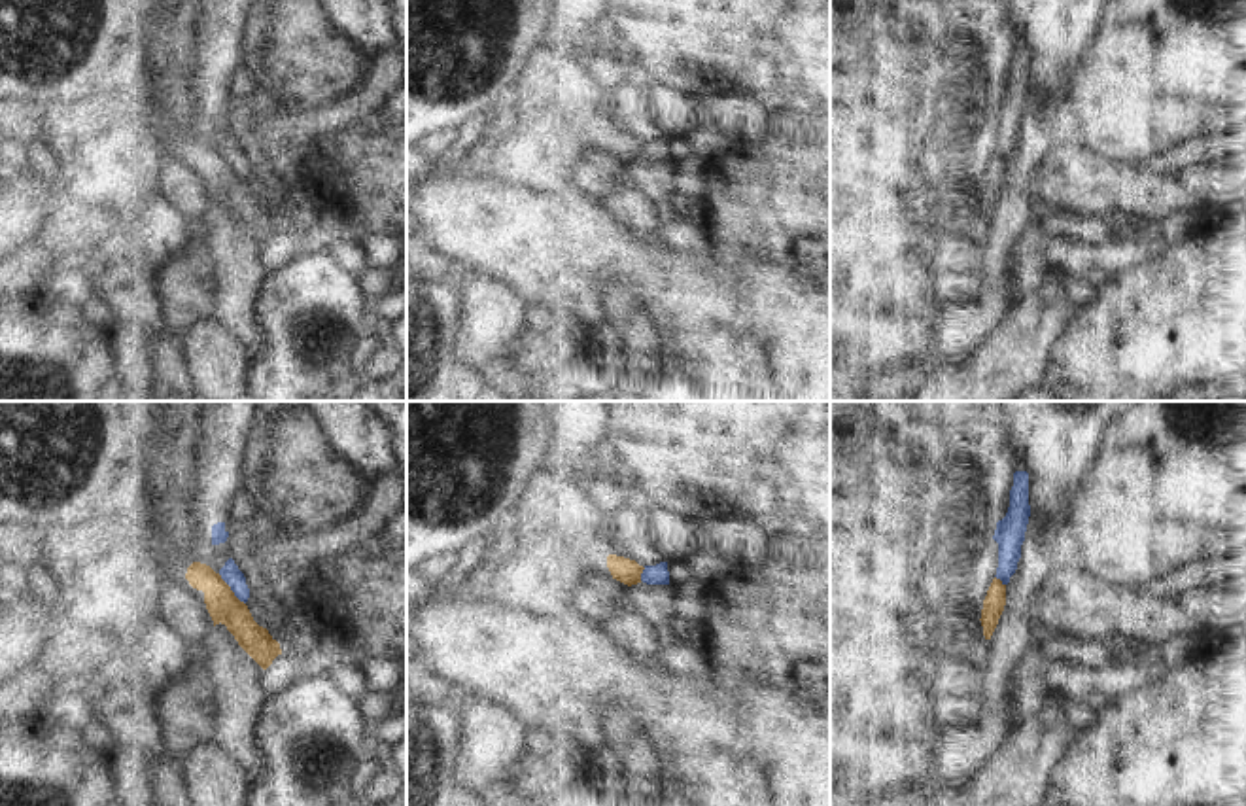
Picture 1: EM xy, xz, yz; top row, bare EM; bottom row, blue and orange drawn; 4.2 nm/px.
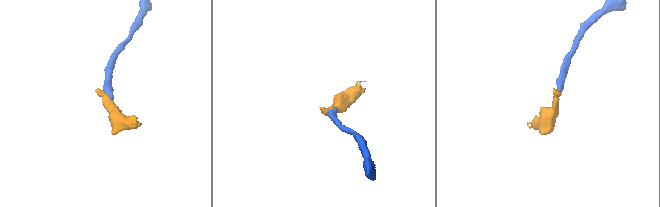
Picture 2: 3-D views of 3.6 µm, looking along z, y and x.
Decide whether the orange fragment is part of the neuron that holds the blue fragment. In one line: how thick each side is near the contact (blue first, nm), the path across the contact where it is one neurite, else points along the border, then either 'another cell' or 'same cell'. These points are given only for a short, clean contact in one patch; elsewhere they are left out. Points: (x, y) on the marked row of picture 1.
80/140 nm | along xy (218, 574), (244, 604) | another cell

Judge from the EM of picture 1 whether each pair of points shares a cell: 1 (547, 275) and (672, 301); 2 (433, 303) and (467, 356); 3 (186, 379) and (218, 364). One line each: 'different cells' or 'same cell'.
1: same cell
2: different cells
3: same cell

